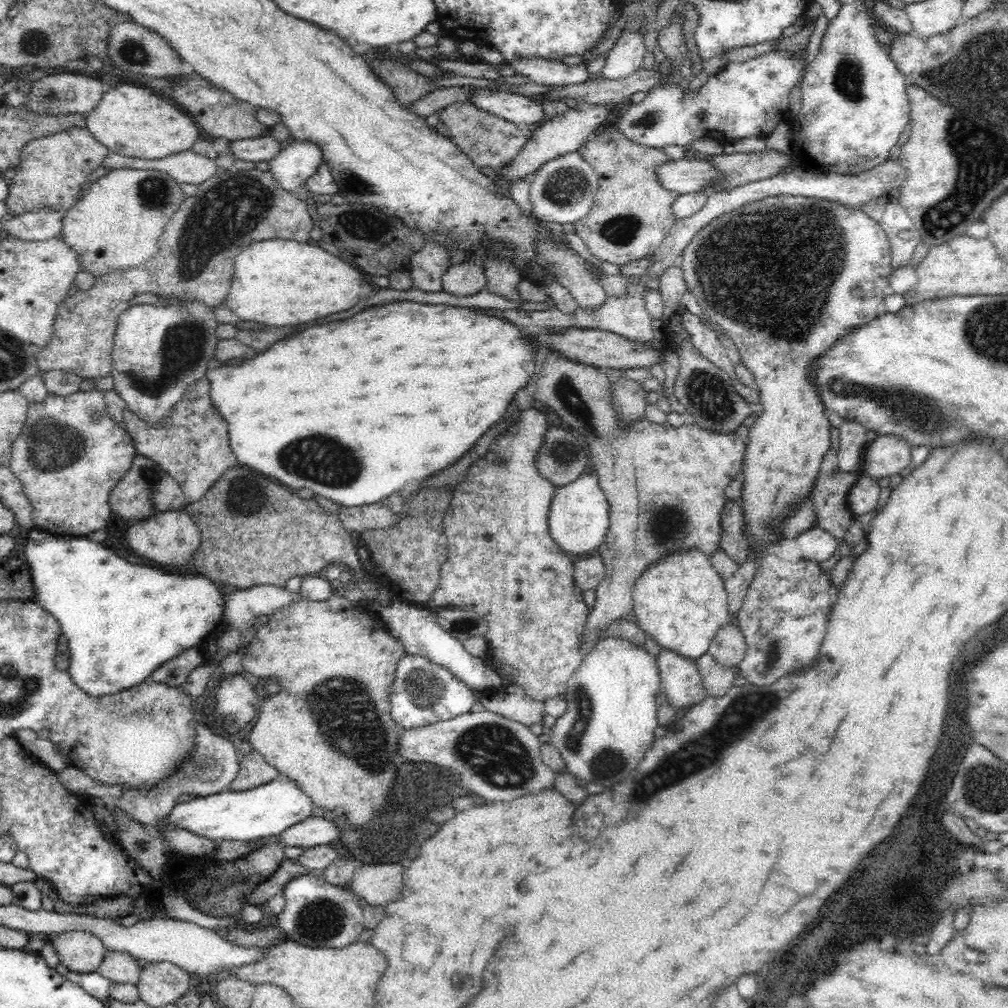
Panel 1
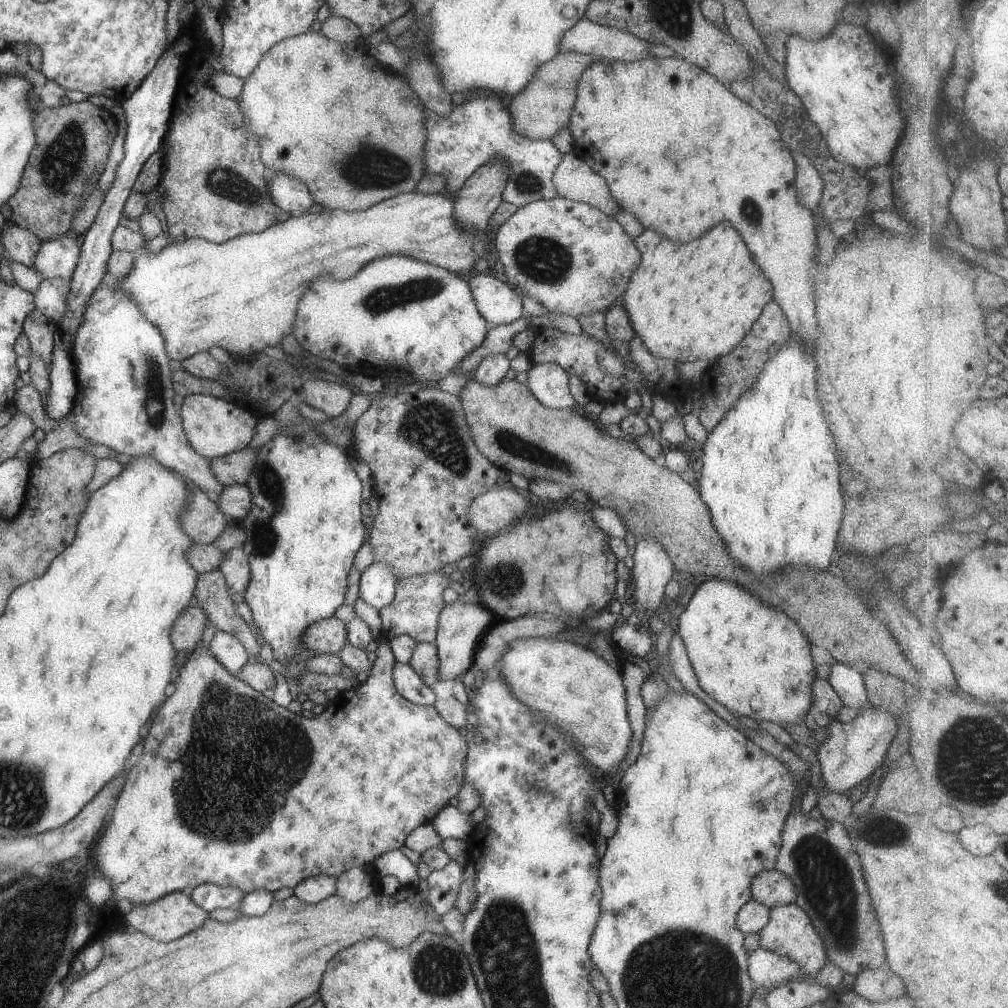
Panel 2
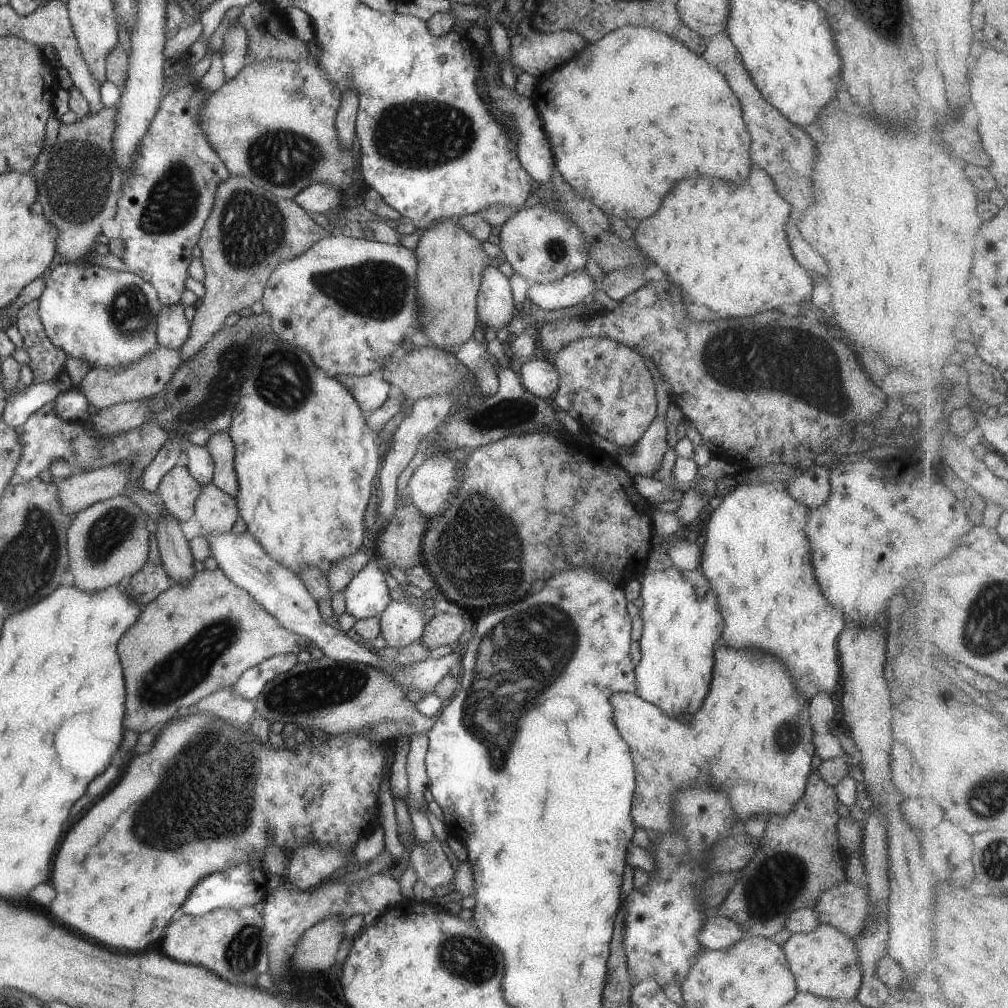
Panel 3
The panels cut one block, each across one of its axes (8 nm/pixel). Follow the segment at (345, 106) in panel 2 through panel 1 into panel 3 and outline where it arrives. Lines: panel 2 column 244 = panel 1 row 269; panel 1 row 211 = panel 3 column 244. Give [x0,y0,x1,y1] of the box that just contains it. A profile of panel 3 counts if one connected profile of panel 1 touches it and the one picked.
[198,54,355,200]

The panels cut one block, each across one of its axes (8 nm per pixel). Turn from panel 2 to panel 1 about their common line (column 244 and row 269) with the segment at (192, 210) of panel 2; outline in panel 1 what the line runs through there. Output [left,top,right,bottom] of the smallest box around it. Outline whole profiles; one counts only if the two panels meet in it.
[35,168,314,378]

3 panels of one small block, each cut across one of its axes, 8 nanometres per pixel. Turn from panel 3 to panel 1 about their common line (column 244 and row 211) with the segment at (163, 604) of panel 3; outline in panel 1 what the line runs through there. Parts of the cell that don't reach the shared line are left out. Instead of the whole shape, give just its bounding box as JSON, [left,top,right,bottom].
[575,129,677,265]

